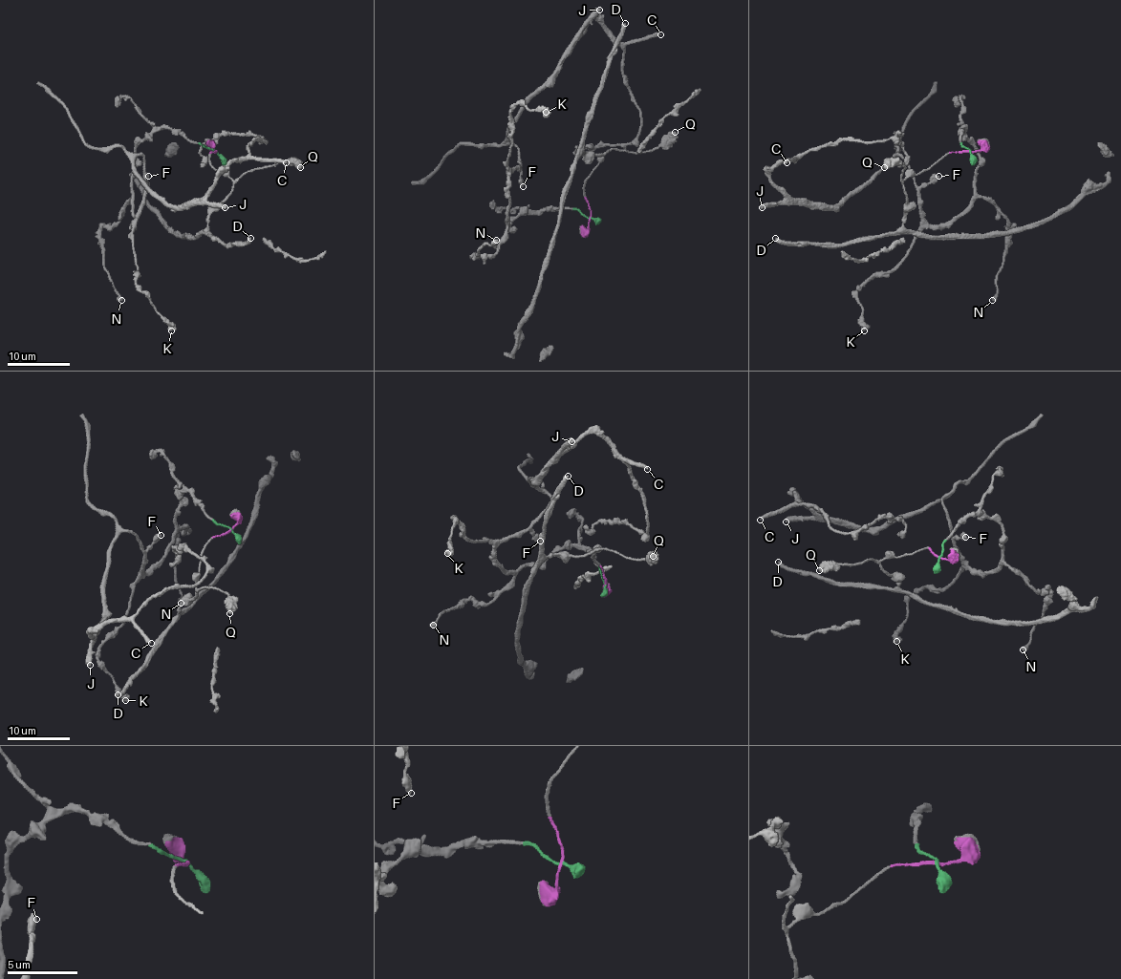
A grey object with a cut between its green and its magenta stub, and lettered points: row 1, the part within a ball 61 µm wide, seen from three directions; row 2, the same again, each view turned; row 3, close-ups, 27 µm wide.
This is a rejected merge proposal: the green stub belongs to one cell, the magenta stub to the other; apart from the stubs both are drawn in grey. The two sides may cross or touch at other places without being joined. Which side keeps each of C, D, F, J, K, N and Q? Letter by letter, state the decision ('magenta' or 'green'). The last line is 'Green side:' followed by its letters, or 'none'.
C: green
D: magenta
F: green
J: green
K: green
N: green
Q: magenta
Green side: C, F, J, K, N

